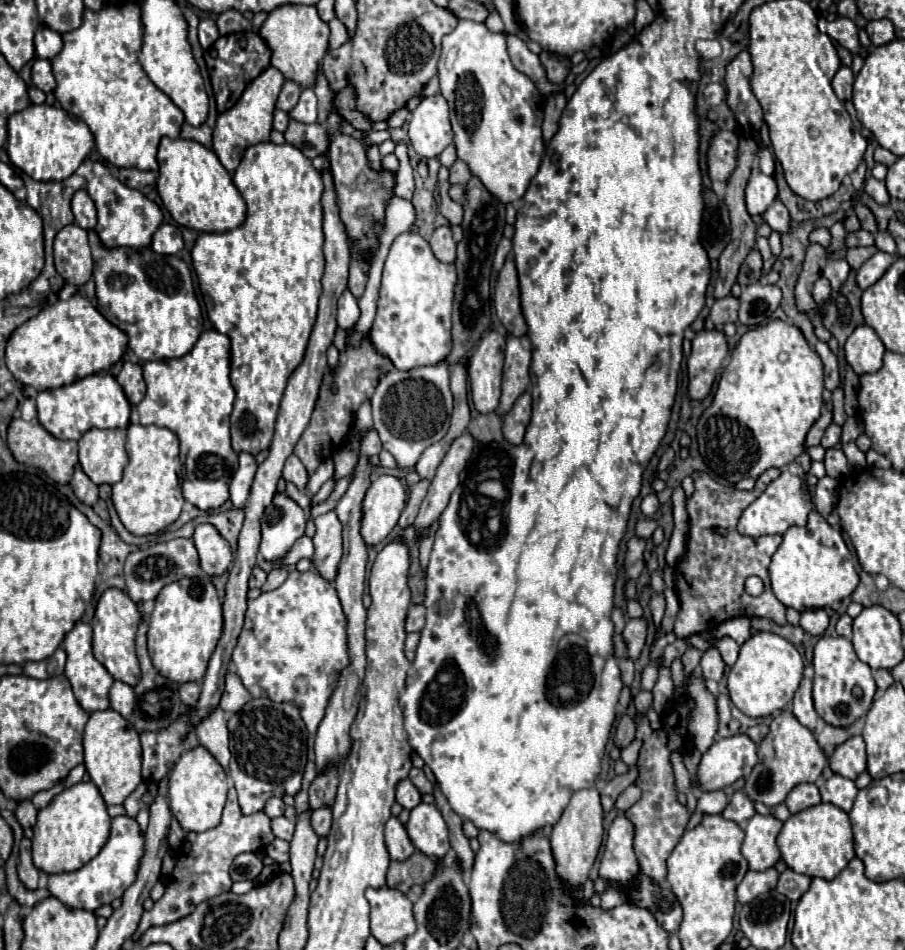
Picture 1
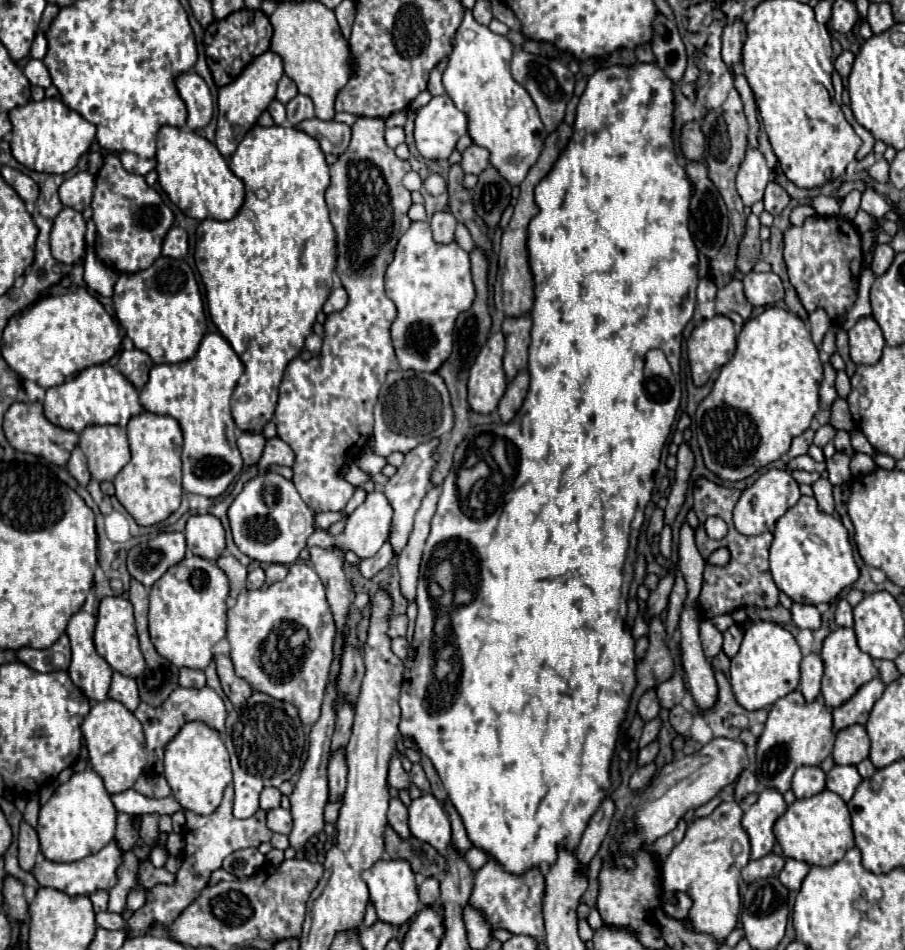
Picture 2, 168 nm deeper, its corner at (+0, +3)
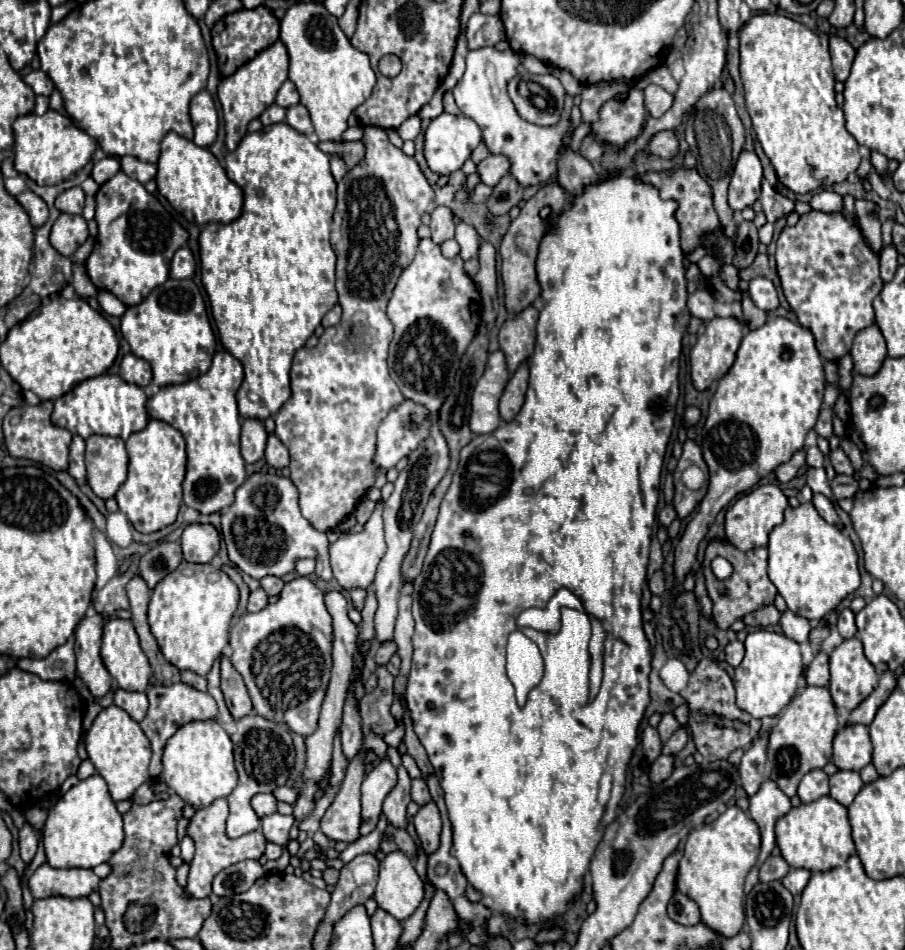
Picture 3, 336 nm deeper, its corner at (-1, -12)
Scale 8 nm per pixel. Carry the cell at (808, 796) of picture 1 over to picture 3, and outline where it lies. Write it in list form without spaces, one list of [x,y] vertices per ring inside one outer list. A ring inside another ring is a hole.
[[[820,768],[808,772],[798,786],[798,796],[802,802],[812,802],[828,794],[828,774]]]

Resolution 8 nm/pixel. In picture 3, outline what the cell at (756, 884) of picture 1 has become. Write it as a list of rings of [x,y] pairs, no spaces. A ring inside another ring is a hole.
[[[768,856],[760,864],[760,882],[770,882],[770,880],[782,880],[788,874],[790,866],[782,856]]]

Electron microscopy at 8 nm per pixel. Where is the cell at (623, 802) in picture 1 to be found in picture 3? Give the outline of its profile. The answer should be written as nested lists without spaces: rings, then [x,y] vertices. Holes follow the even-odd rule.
[[[660,756],[654,764],[652,764],[652,768],[650,768],[650,778],[652,778],[652,782],[654,784],[660,784],[660,782],[664,782],[670,774],[672,774],[672,770],[674,770],[674,756]]]

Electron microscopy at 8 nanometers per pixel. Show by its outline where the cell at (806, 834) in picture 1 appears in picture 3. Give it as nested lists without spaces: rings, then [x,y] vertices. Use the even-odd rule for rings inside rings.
[[[822,796],[820,800],[800,804],[784,814],[776,822],[776,844],[790,866],[806,868],[810,872],[832,870],[844,864],[848,856],[856,850],[850,836],[848,810],[840,802],[832,800],[832,796]]]

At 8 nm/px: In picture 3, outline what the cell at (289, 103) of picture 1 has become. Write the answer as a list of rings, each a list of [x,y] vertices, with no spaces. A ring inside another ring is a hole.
[[[286,80],[286,82],[280,86],[278,94],[276,94],[276,104],[282,106],[282,108],[288,108],[288,106],[298,104],[298,100],[300,100],[300,96],[298,96],[296,86],[292,84],[292,80]]]

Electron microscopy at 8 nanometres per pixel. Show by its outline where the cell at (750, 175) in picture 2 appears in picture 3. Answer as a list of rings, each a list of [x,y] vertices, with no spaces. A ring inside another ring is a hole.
[[[742,150],[728,188],[728,204],[734,212],[752,206],[760,198],[760,180],[762,180],[762,164],[754,152]]]

